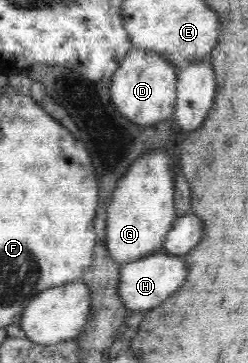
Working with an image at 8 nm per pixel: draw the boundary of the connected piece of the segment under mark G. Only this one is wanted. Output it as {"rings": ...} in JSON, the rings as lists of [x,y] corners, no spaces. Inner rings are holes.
{"rings":[[[167,149],[149,151],[118,179],[106,210],[106,247],[115,262],[124,265],[162,251],[167,233],[178,218],[173,209],[173,172],[169,169],[173,159]]]}

